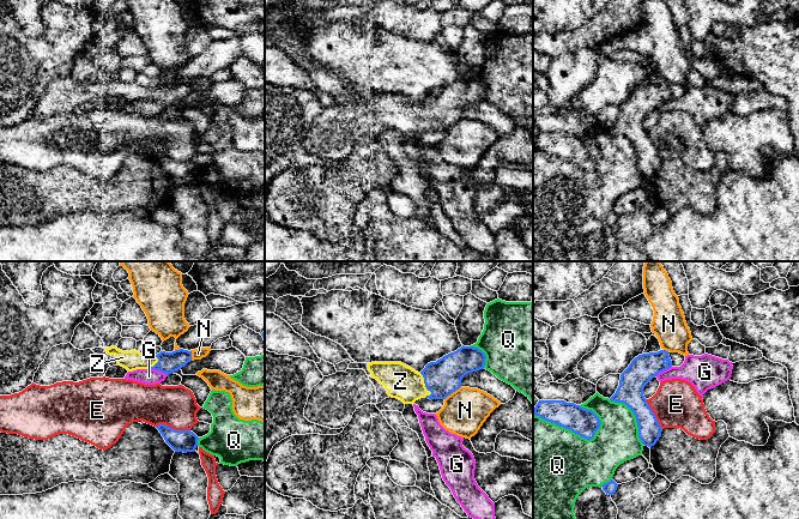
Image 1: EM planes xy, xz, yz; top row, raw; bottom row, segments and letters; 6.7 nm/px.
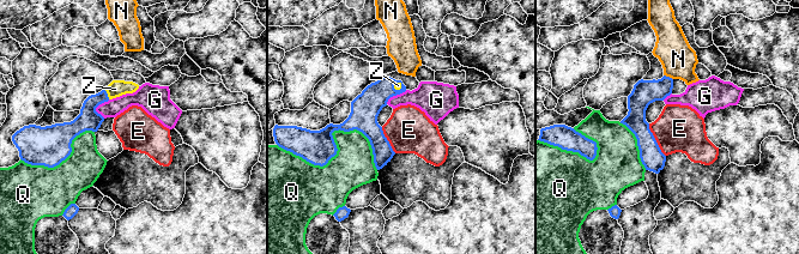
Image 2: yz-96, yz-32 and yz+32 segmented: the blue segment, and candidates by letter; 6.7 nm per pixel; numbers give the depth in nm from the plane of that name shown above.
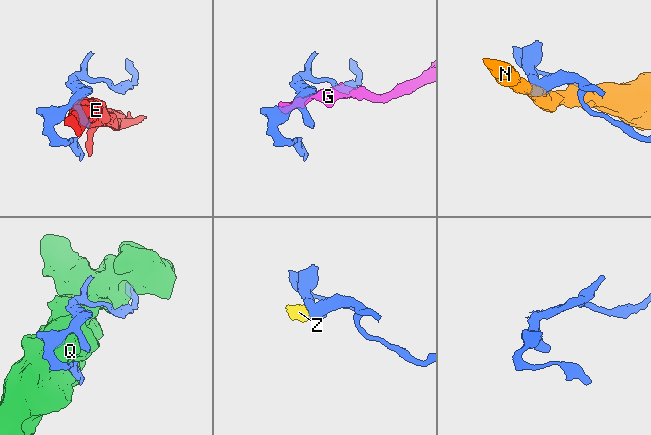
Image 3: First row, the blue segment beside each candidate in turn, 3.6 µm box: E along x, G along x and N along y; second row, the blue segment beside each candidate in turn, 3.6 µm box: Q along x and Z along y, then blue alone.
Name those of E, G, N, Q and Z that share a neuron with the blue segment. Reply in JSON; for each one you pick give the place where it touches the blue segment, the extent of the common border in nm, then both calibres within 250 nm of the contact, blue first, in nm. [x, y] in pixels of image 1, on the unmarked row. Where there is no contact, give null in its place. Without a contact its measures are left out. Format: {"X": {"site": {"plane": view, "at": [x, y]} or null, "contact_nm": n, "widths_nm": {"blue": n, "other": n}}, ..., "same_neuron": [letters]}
{"Z": {"site": {"plane": "xz", "at": [425, 116]}, "contact_nm": 170, "widths_nm": {"blue": 240, "other": 220}}, "same_neuron": ["Z"]}

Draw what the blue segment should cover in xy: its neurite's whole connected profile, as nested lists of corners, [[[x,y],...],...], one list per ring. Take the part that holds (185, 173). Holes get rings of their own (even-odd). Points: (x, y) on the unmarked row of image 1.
[[[159,156],[156,159],[175,183],[187,185],[195,182],[199,169],[193,163],[175,162],[165,156]]]

